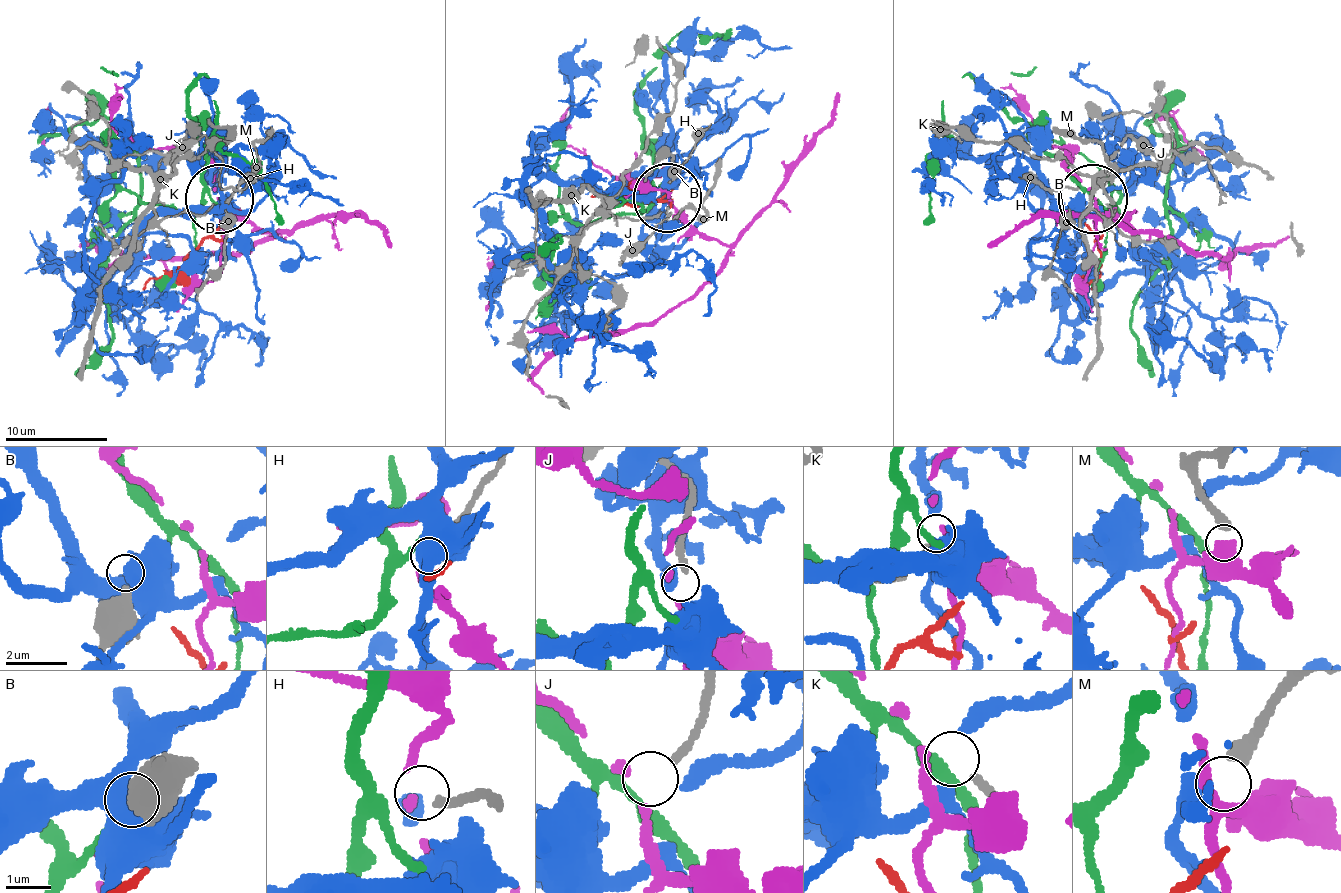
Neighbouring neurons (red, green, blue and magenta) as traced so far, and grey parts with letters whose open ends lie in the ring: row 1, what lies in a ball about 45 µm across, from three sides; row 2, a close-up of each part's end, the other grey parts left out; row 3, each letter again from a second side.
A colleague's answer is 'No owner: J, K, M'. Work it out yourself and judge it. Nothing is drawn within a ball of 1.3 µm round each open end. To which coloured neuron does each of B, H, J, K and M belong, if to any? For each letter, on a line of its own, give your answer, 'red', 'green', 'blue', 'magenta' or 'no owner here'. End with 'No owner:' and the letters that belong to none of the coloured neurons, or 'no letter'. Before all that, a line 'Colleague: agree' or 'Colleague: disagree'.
Colleague: disagree
B: green
H: no owner here
J: magenta
K: no owner here
M: no owner here
No owner: H, K, M

